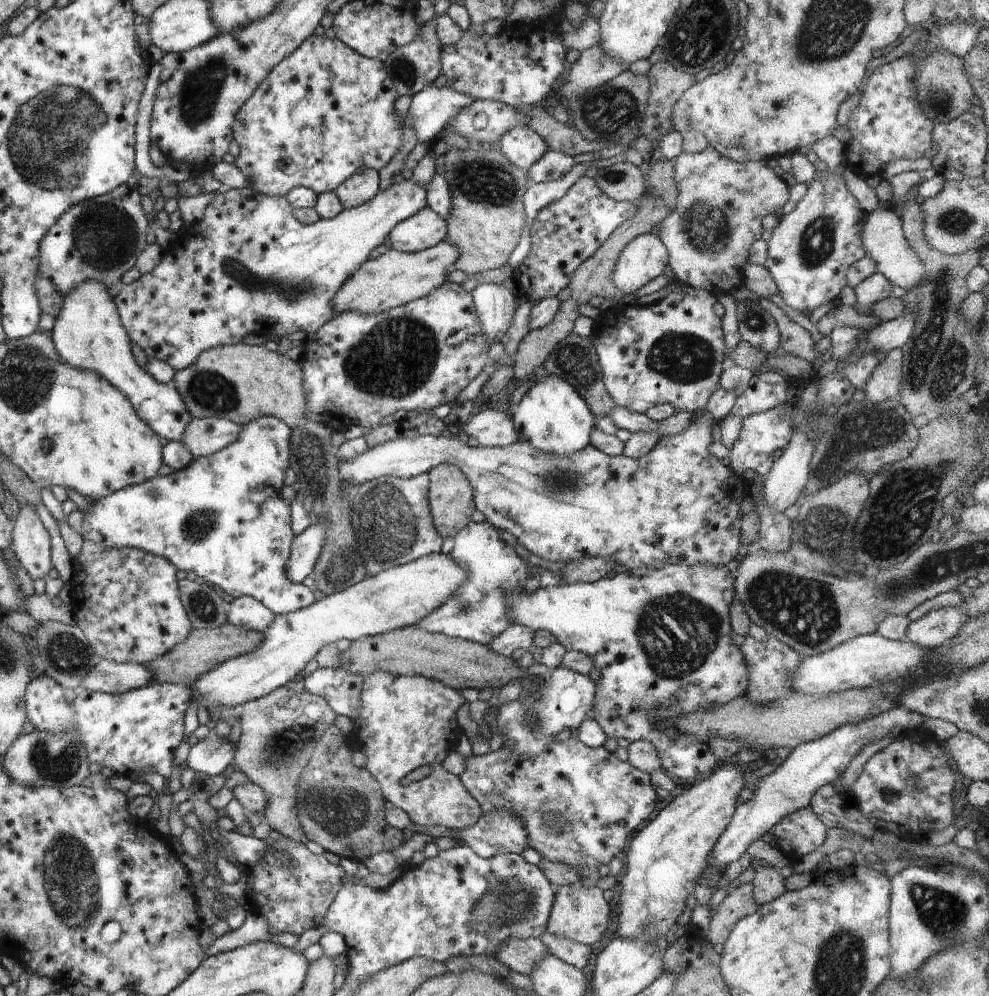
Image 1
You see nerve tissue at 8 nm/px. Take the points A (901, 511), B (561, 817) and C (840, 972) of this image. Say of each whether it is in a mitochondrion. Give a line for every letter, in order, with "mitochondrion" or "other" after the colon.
A: mitochondrion
B: mitochondrion
C: mitochondrion

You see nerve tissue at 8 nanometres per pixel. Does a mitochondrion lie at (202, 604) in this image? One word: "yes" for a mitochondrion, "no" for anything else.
yes

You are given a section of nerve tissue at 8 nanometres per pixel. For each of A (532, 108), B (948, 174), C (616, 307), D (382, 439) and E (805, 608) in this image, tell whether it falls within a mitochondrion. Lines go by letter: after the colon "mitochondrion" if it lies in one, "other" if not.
A: other
B: other
C: other
D: other
E: mitochondrion

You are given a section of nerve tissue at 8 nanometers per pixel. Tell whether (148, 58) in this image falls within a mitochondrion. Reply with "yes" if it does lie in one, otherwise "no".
no

